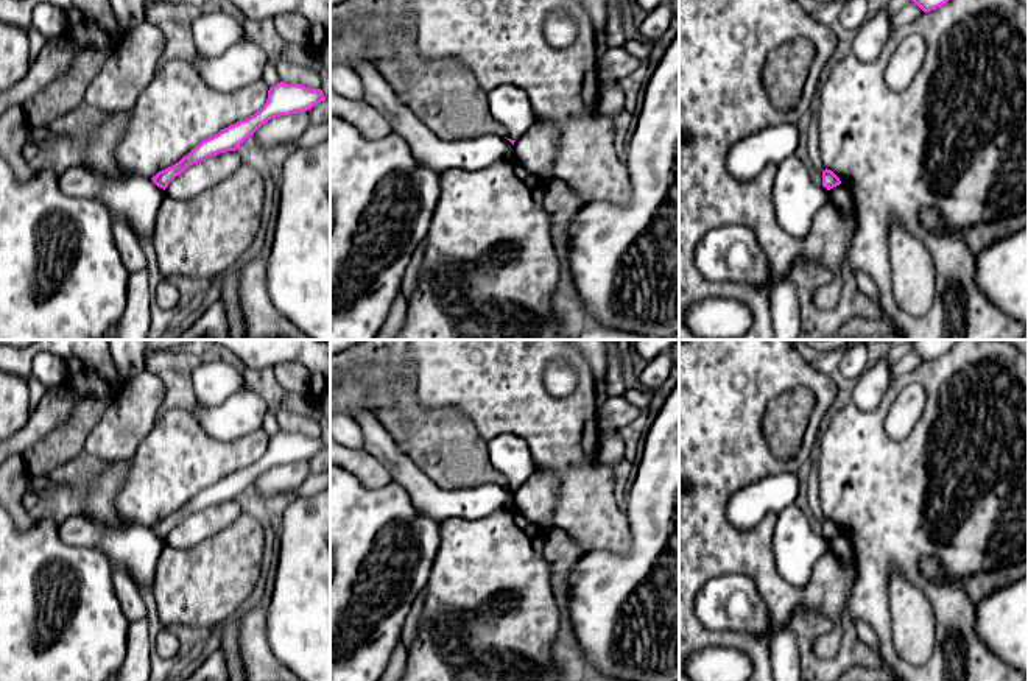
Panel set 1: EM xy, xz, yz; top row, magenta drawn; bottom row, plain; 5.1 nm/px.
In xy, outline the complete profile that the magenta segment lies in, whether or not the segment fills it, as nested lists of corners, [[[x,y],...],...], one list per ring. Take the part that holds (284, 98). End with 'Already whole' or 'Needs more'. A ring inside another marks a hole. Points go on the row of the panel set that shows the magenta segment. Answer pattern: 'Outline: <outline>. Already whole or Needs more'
Outline: [[[280,81],[276,86],[269,87],[266,103],[259,112],[202,140],[179,162],[159,171],[151,179],[157,187],[165,190],[168,184],[176,176],[179,176],[187,167],[206,161],[220,153],[235,151],[248,137],[254,136],[254,132],[268,120],[280,115],[310,111],[313,106],[324,100],[326,97],[321,89],[310,89],[301,84],[287,84]]]. Already whole

